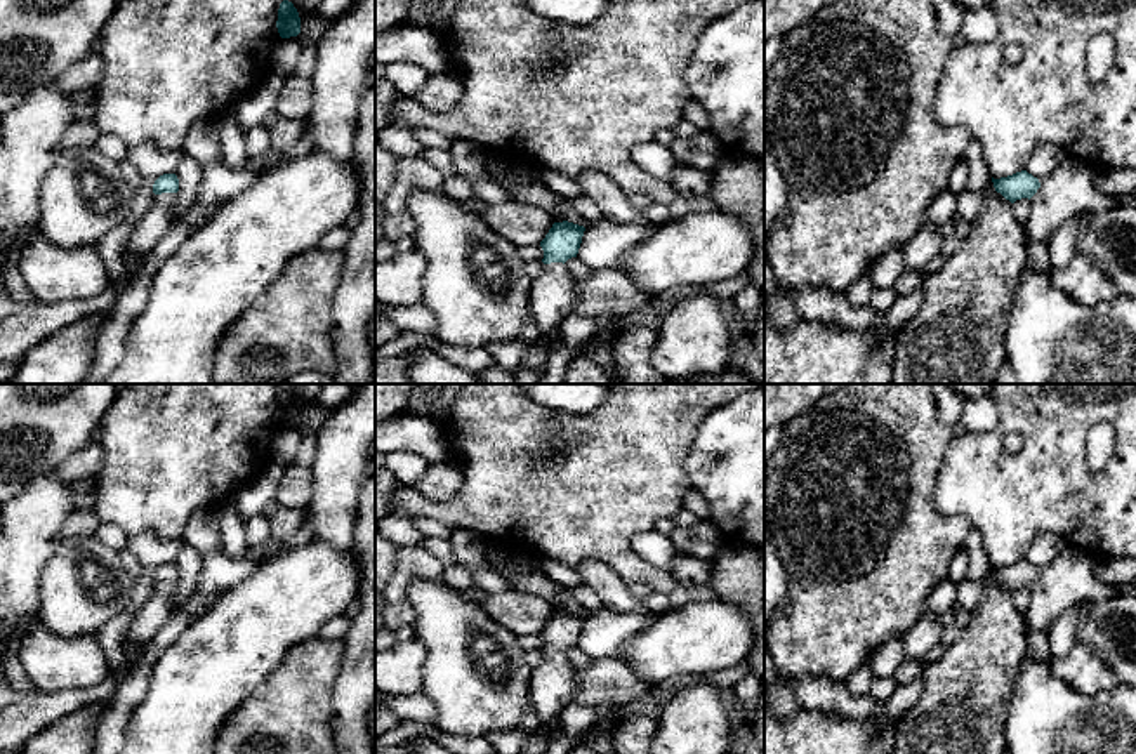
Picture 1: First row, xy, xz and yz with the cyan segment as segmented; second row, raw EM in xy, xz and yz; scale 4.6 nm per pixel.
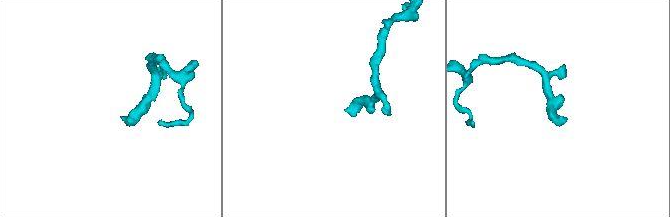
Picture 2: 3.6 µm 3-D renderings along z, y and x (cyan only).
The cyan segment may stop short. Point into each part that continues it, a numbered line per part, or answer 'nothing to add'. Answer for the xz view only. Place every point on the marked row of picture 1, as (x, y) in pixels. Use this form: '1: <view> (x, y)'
1: xz (553, 294)

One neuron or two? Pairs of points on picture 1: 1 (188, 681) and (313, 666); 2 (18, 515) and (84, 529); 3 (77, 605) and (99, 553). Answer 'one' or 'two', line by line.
1: two
2: two
3: one

